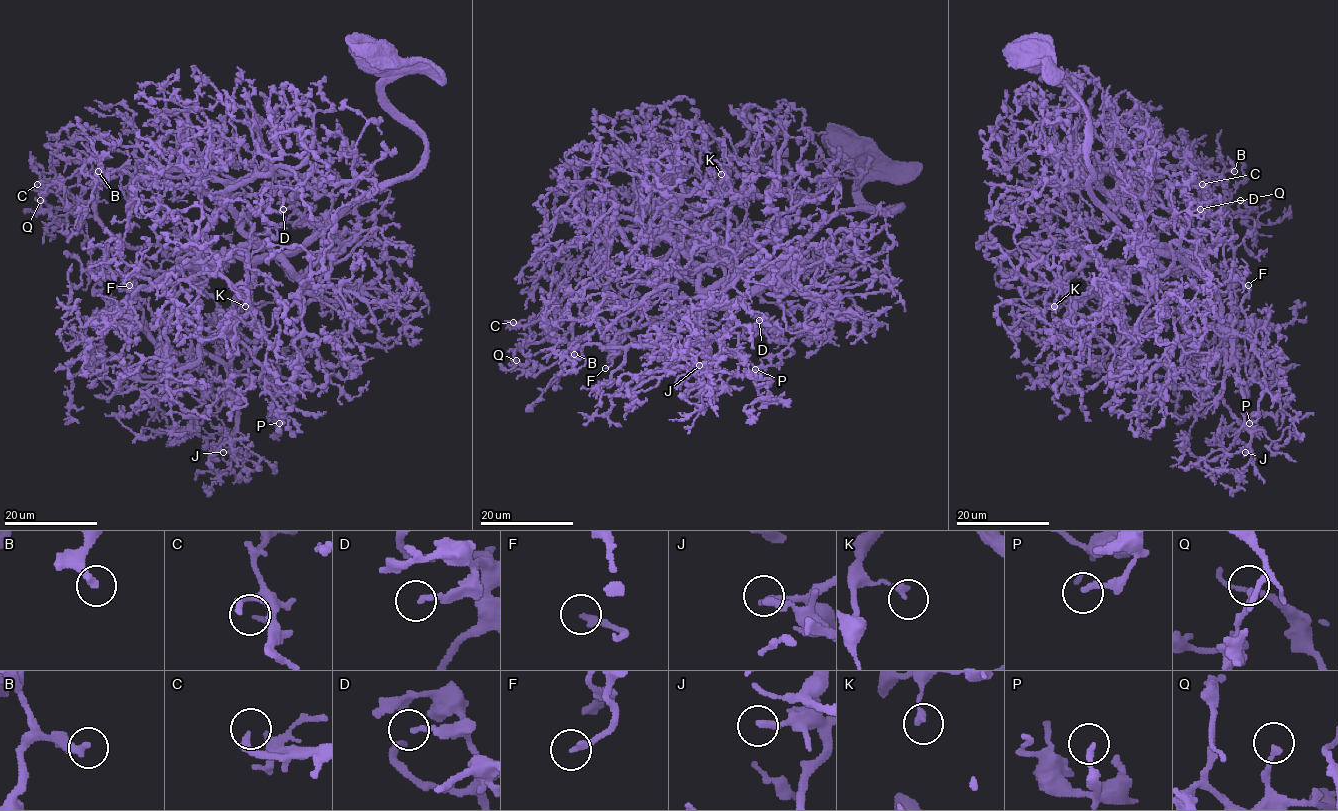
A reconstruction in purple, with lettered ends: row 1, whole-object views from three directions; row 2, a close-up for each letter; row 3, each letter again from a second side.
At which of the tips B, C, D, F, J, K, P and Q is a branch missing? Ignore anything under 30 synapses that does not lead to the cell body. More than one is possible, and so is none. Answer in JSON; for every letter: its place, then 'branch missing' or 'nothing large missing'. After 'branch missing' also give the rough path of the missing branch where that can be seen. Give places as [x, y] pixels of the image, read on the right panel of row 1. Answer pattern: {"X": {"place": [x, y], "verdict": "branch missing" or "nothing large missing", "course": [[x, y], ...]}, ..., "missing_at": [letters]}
{"B": {"place": [1234, 171], "verdict": "branch missing", "course": [[1234, 171], [1234, 155], [1241, 144]]}, "C": {"place": [1202, 184], "verdict": "branch missing", "course": [[1202, 184], [1190, 195], [1189, 202]]}, "D": {"place": [1200, 209], "verdict": "nothing large missing"}, "F": {"place": [1248, 285], "verdict": "branch missing", "course": [[1248, 285], [1258, 283], [1266, 287], [1270, 295]]}, "J": {"place": [1245, 452], "verdict": "nothing large missing"}, "K": {"place": [1054, 306], "verdict": "nothing large missing"}, "P": {"place": [1249, 423], "verdict": "nothing large missing"}, "Q": {"place": [1240, 200], "verdict": "nothing large missing"}, "missing_at": ["B", "C", "F"]}

